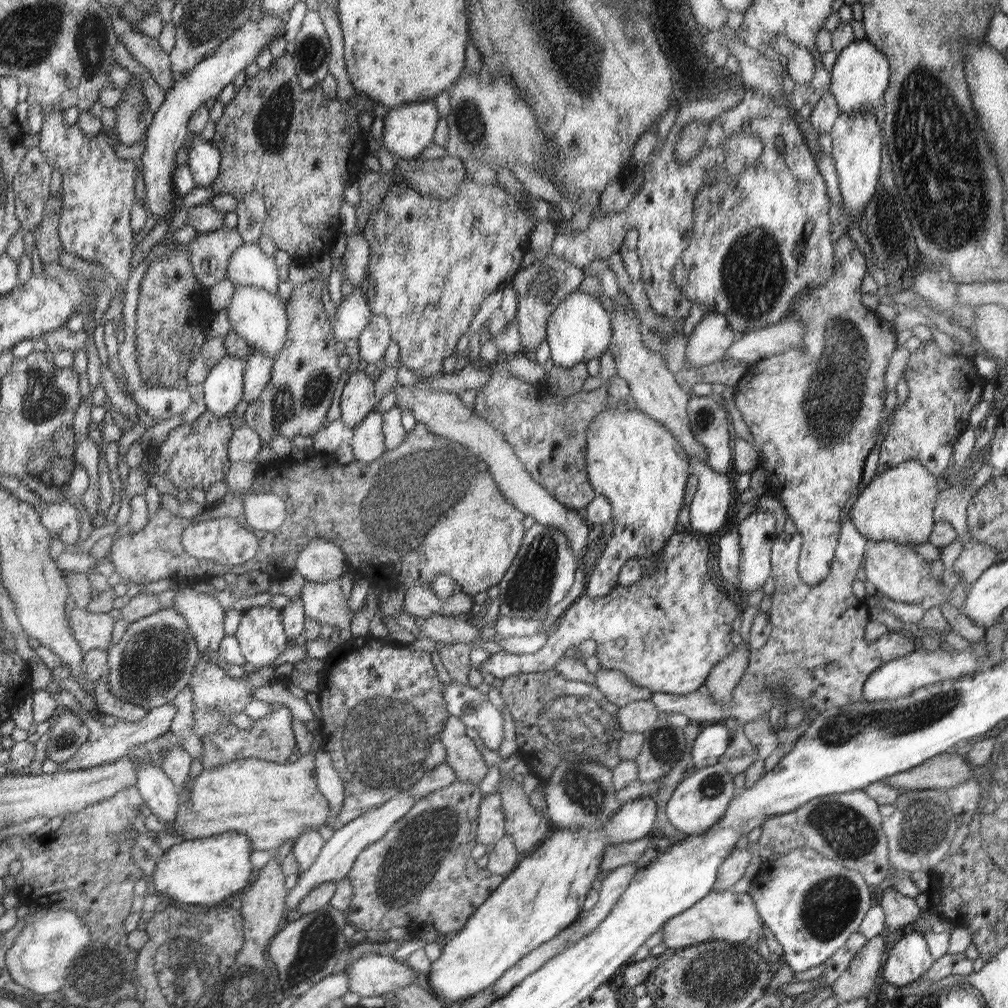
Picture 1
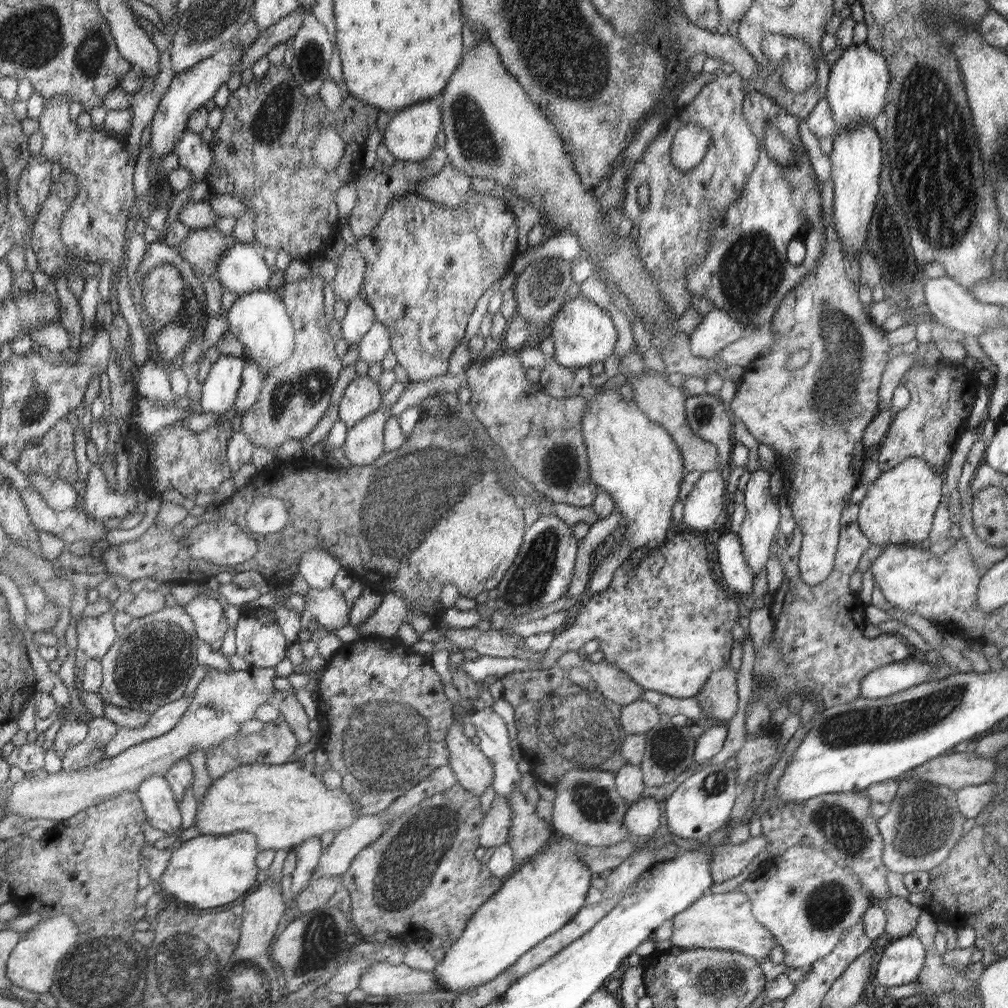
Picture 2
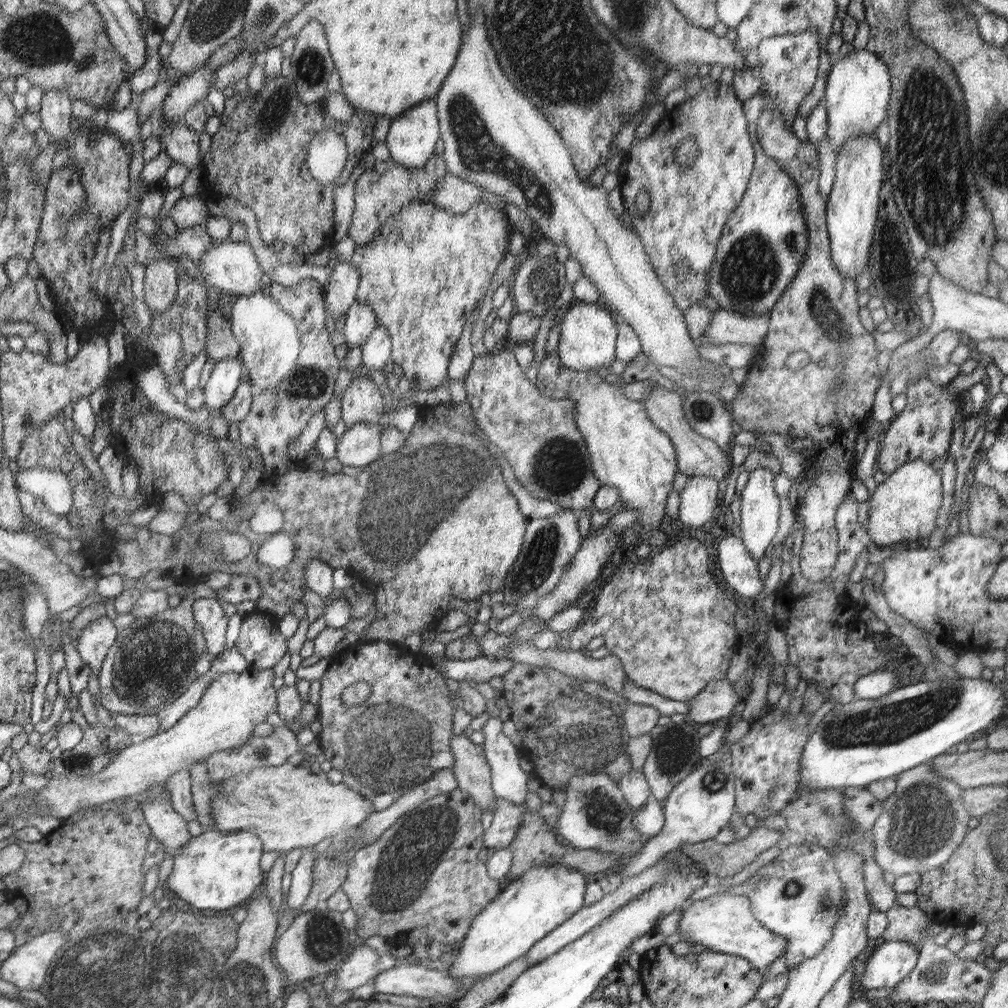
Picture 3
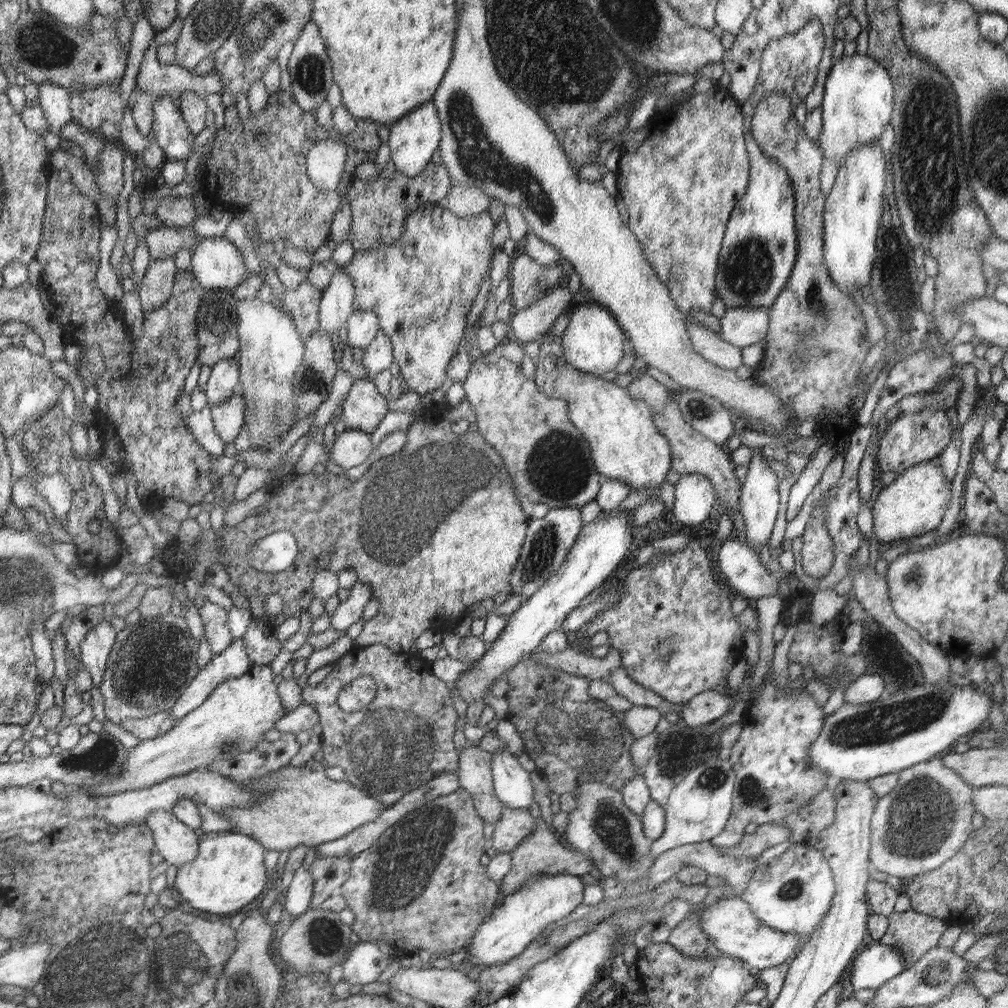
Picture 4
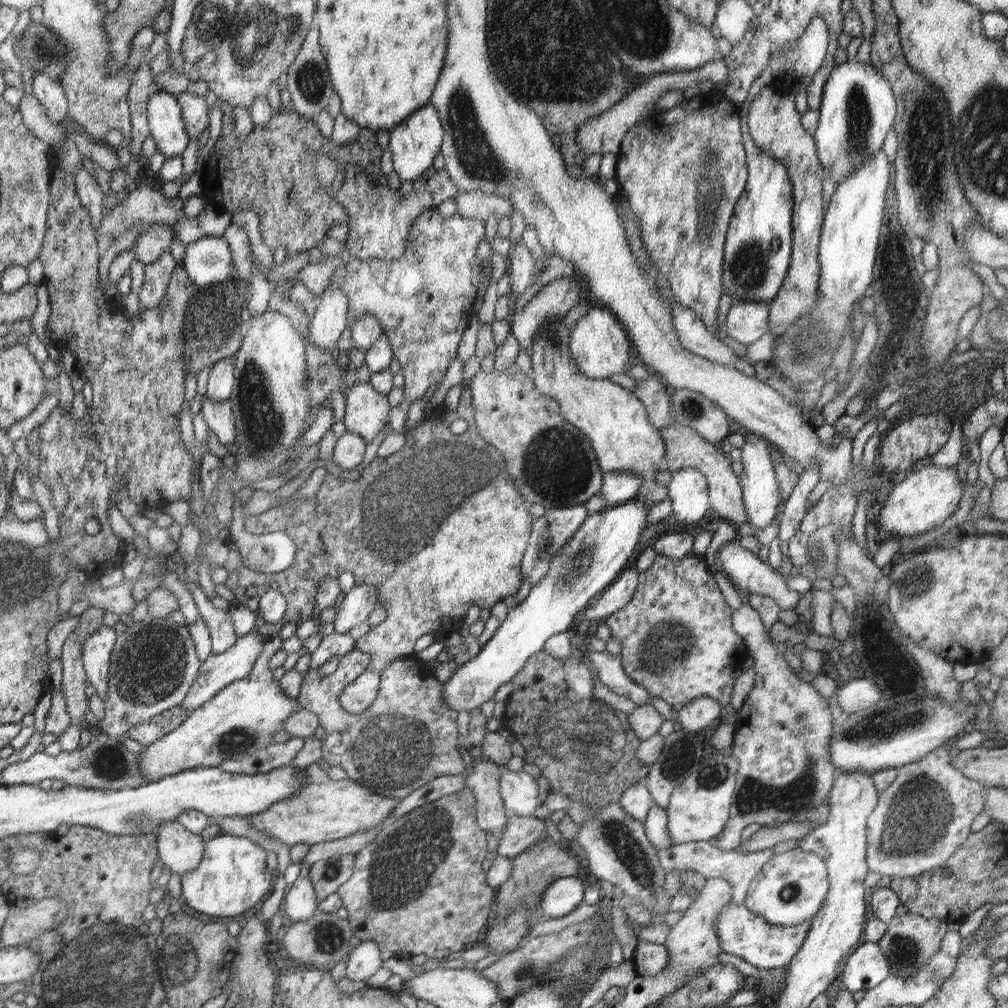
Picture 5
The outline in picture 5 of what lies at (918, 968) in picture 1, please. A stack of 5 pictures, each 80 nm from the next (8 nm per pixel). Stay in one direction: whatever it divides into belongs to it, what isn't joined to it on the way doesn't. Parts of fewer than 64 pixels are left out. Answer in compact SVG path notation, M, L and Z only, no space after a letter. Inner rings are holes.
M862 942L854 954L846 960L840 980L848 992L867 991L876 988L887 976L890 976L891 967L879 943Z

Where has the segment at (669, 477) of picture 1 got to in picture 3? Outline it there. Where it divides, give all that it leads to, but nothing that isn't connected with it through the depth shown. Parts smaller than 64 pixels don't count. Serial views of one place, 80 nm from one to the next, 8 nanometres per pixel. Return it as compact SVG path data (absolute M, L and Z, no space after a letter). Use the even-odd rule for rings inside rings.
M550 352L538 364L536 385L550 398L575 402L576 423L587 442L598 482L618 489L625 508L639 512L637 523L652 534L649 545L659 549L669 544L658 524L664 518L669 490L679 472L676 447L649 417L645 404L626 398L622 388L609 384L597 371L577 371L564 366L556 352Z

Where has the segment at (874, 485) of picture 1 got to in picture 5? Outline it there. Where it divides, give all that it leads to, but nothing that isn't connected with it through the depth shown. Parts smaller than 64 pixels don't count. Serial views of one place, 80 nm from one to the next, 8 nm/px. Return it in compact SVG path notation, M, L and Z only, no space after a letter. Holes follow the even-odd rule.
M924 464L898 482L893 484L888 495L880 501L881 509L877 515L881 536L912 538L930 528L938 528L946 518L958 508L965 482L958 477L956 469Z

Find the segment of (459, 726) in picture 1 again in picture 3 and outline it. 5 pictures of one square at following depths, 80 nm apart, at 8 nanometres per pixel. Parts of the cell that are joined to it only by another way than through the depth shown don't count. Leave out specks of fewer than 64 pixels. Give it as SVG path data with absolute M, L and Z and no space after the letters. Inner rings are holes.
M456 736L450 742L450 750L456 756L452 768L457 788L466 791L482 810L494 812L497 797L492 787L492 767L489 765L485 748L473 744L466 736Z

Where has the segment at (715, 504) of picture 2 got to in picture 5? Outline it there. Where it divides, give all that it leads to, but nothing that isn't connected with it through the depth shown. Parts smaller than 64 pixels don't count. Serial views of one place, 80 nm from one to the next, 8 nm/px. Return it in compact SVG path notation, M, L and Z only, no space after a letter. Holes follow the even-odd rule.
M692 467L680 468L672 471L672 480L668 482L666 489L673 506L673 515L682 522L702 523L710 513L708 484L706 478L699 470Z

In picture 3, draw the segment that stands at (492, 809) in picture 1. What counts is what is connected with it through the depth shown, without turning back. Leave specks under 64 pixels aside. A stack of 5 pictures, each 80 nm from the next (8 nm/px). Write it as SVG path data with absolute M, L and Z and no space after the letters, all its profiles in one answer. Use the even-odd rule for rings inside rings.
M497 799L497 806L494 806L494 818L490 828L486 830L486 848L496 848L500 850L510 846L518 829L522 827L524 821L524 805L516 805L504 800Z

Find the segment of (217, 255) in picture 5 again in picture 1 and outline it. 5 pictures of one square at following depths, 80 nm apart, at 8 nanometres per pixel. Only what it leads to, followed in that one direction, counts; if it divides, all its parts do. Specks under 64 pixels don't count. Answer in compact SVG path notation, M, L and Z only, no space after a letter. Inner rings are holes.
M242 244L234 251L228 264L227 279L234 287L250 286L276 294L279 289L279 269L274 258L268 258L259 244Z

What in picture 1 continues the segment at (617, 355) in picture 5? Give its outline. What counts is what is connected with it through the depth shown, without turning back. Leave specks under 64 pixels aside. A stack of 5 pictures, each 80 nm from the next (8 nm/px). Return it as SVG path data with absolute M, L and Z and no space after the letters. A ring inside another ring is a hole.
M579 289L559 302L556 310L550 315L546 325L546 339L550 345L551 358L556 366L572 368L582 362L588 363L596 356L601 357L610 348L613 340L613 323L609 310L594 295L581 292Z

